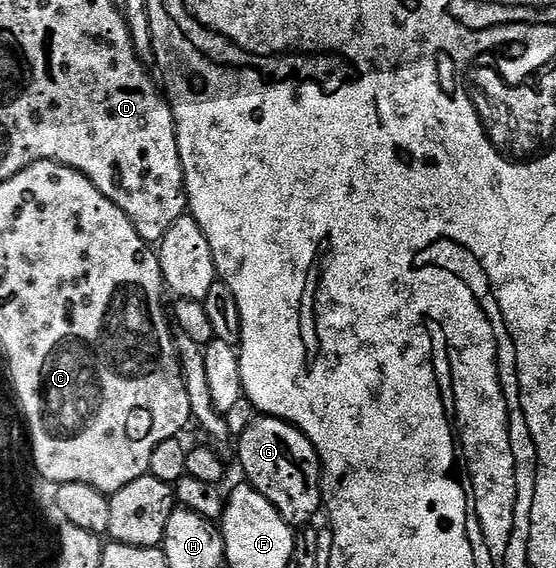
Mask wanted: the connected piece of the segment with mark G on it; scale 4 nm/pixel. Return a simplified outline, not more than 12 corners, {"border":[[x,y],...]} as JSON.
{"border":[[255,416],[245,480],[292,527],[323,508],[322,463],[295,425]]}

